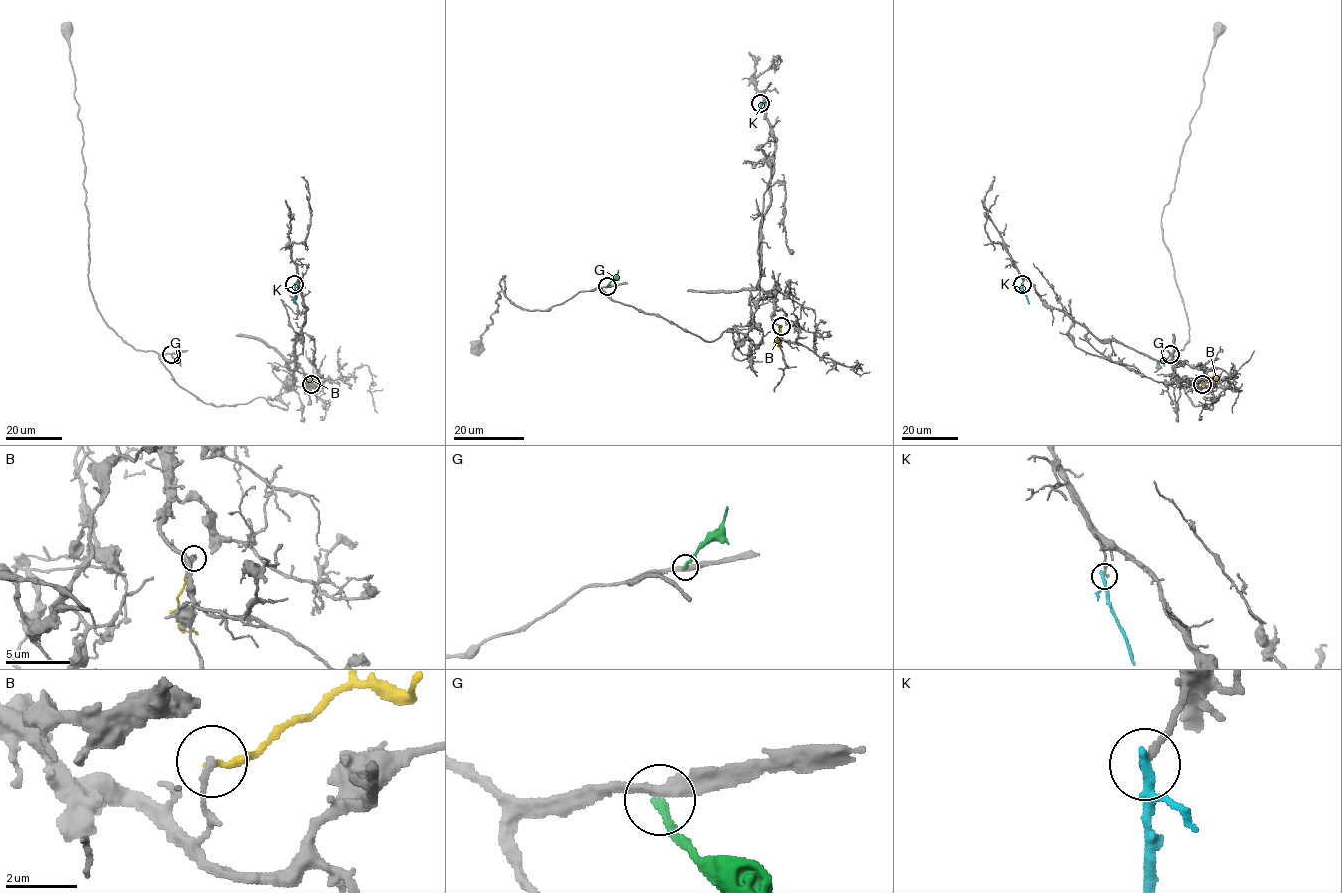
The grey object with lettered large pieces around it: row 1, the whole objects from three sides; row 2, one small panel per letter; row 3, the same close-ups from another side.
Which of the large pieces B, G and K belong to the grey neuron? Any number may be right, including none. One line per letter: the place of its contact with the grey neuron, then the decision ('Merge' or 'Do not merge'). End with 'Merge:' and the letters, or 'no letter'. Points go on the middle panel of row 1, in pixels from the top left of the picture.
B: Touches grey at (781, 326). Do not merge
G: Touches grey at (607, 286). Do not merge
K: Touches grey at (760, 103). Do not merge
Merge: no letter

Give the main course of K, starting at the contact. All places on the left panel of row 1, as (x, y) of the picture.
K: (295, 284), (295, 303)

